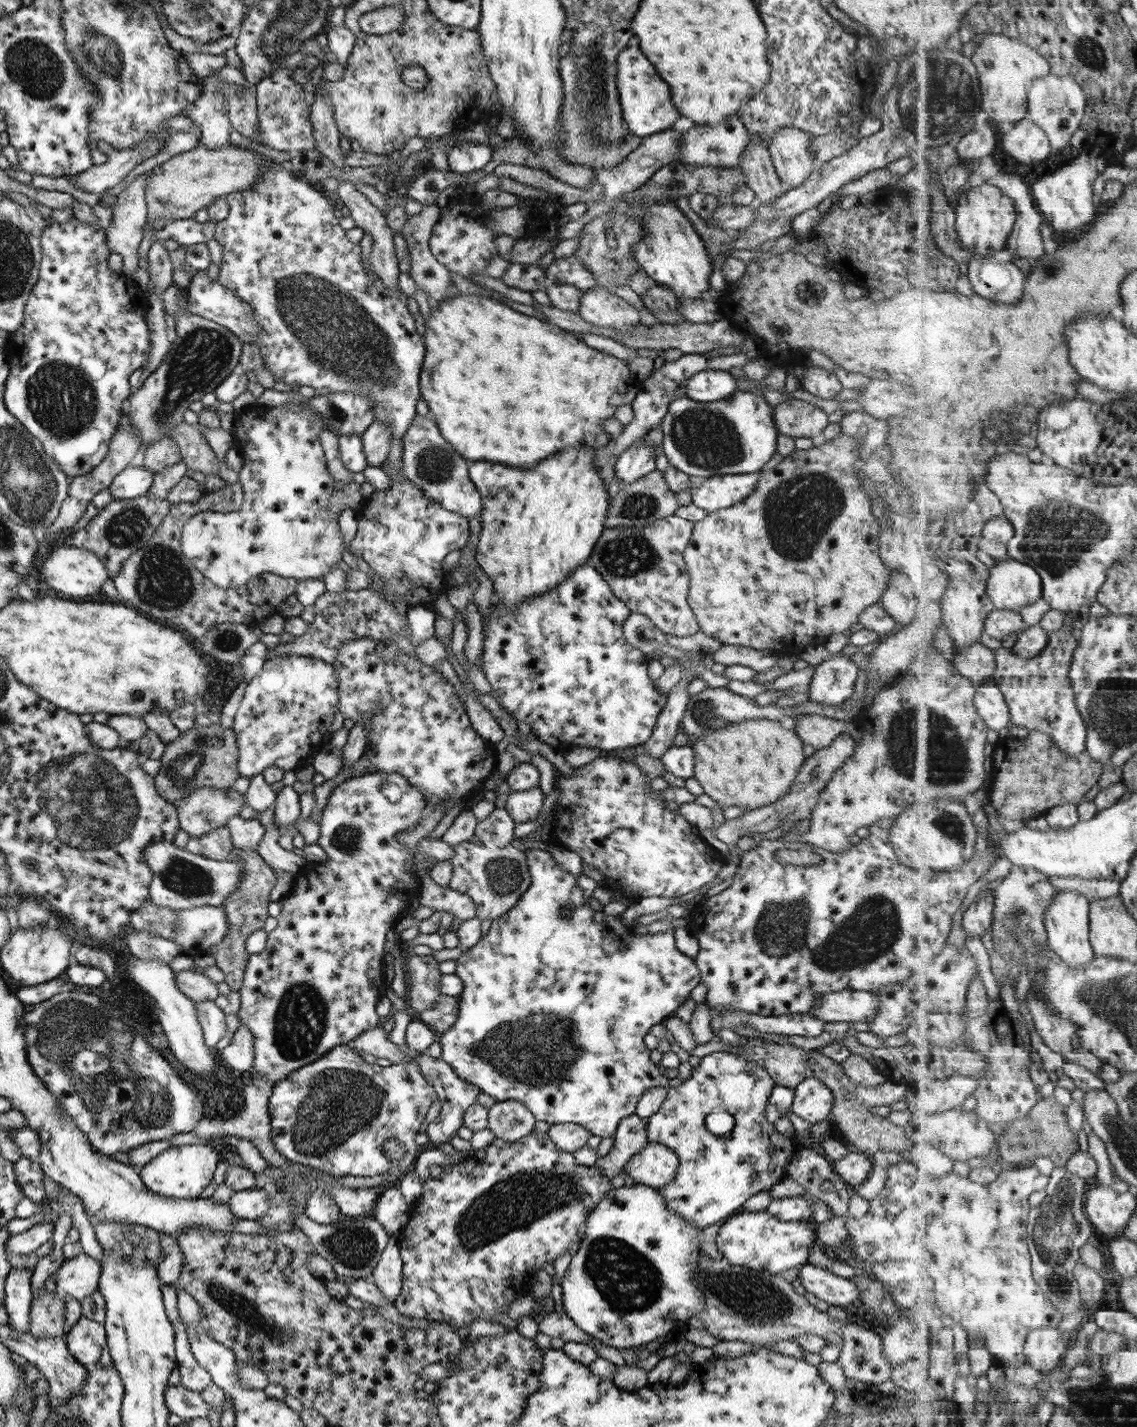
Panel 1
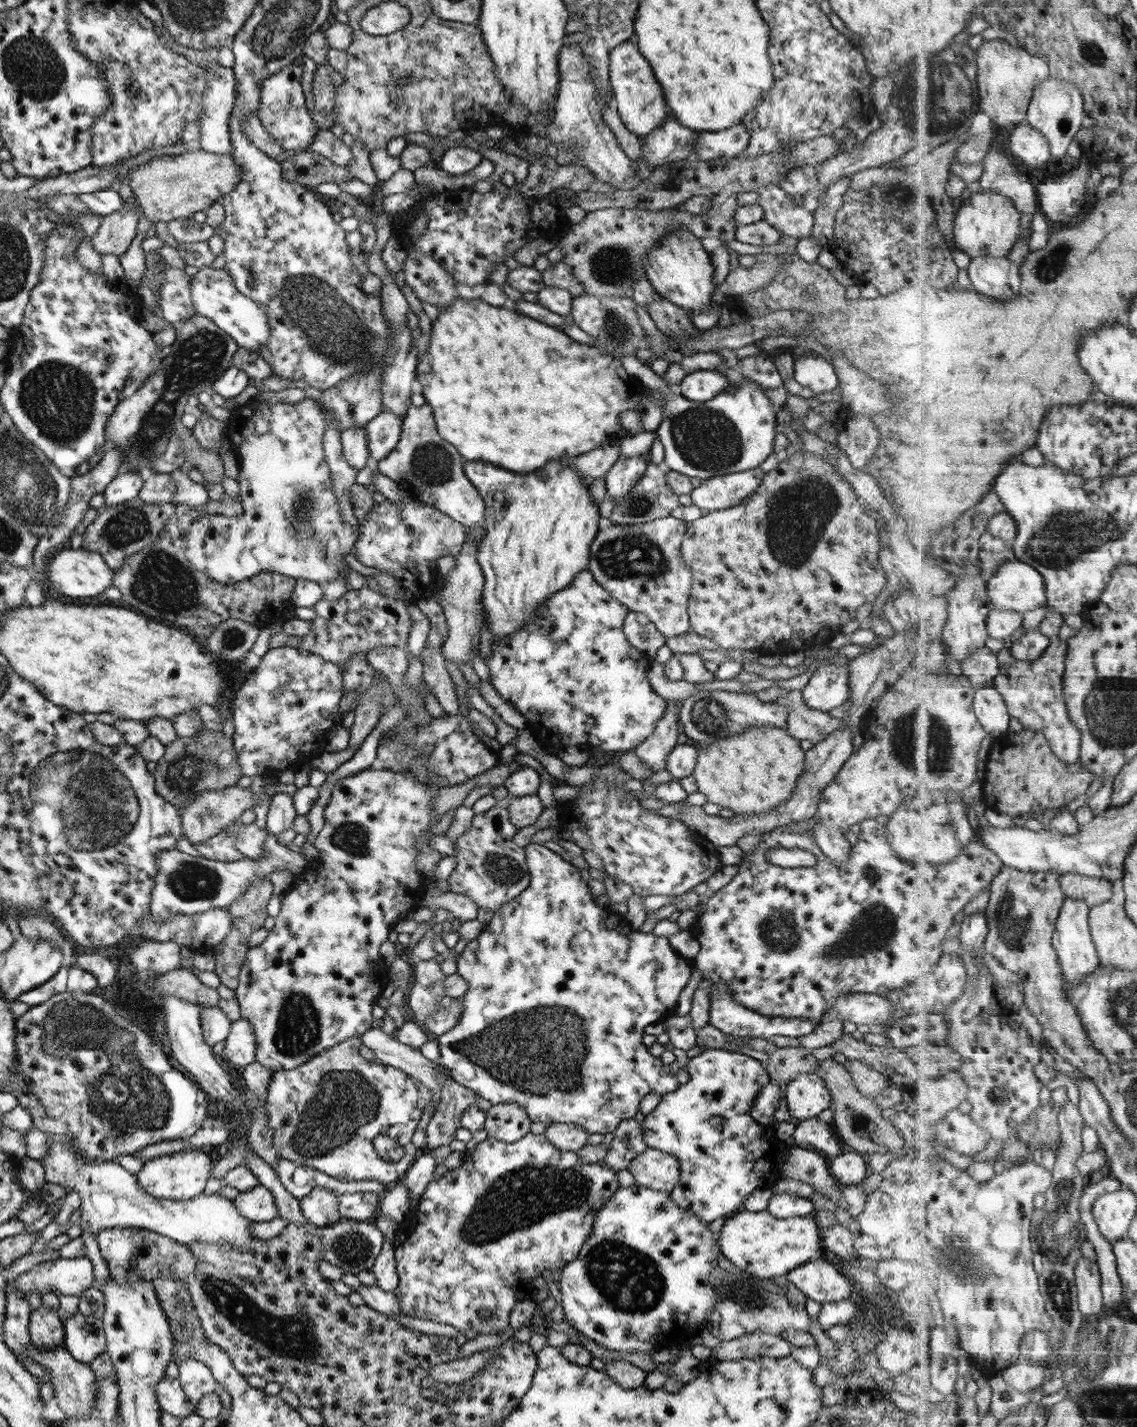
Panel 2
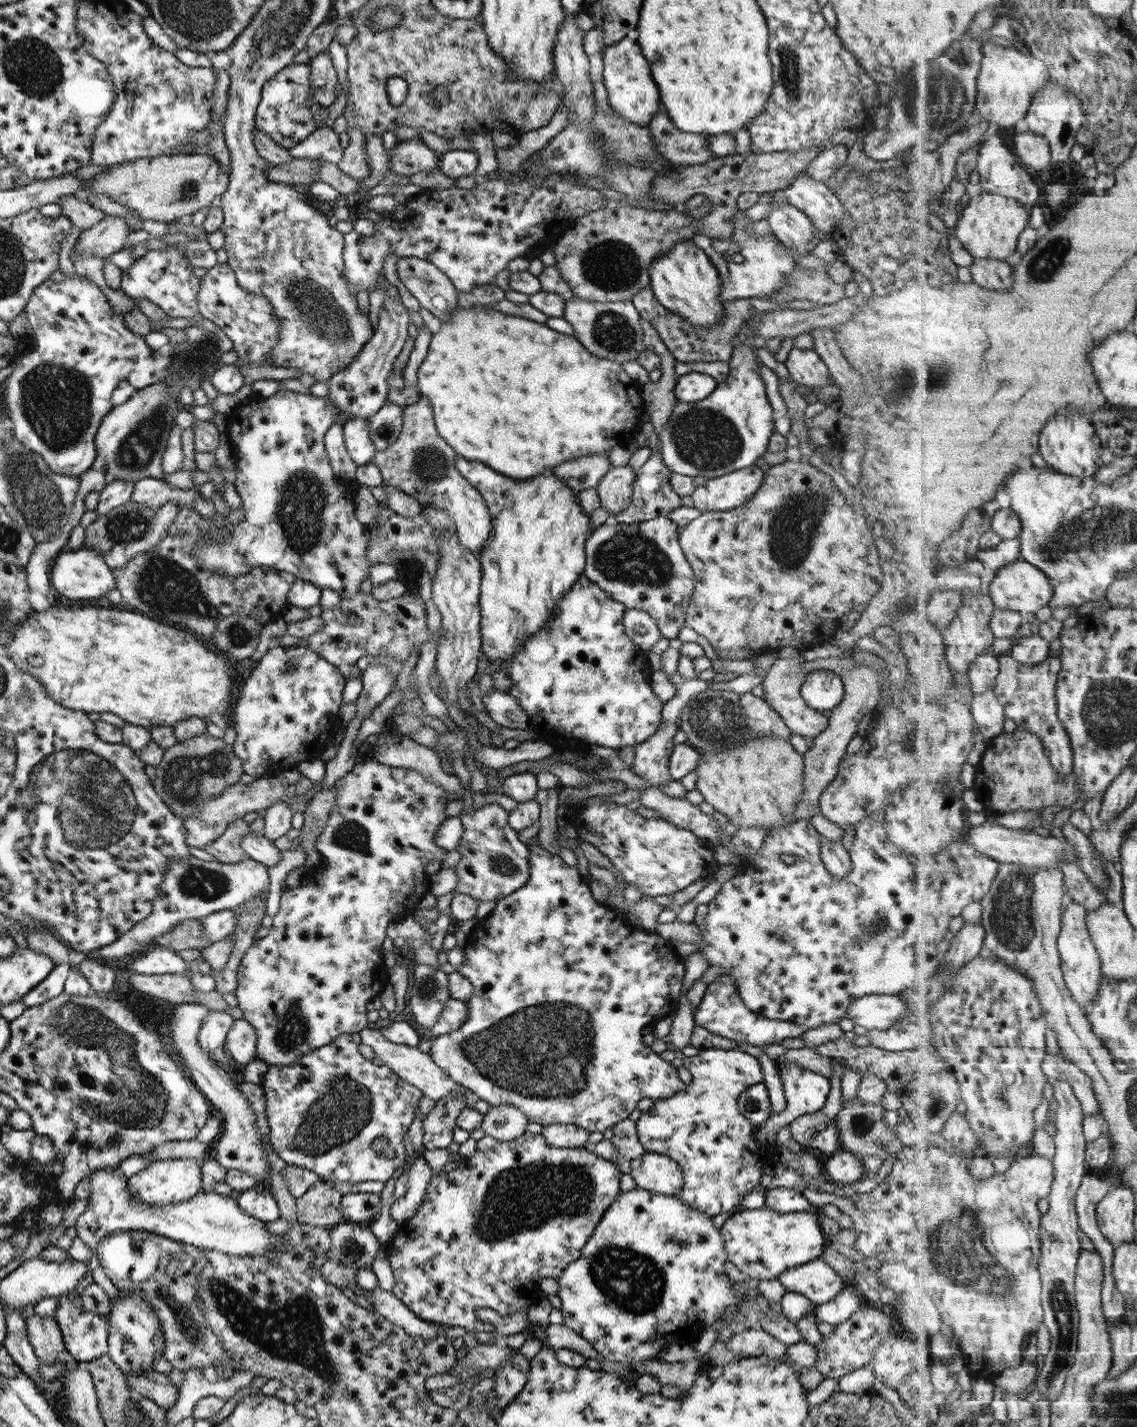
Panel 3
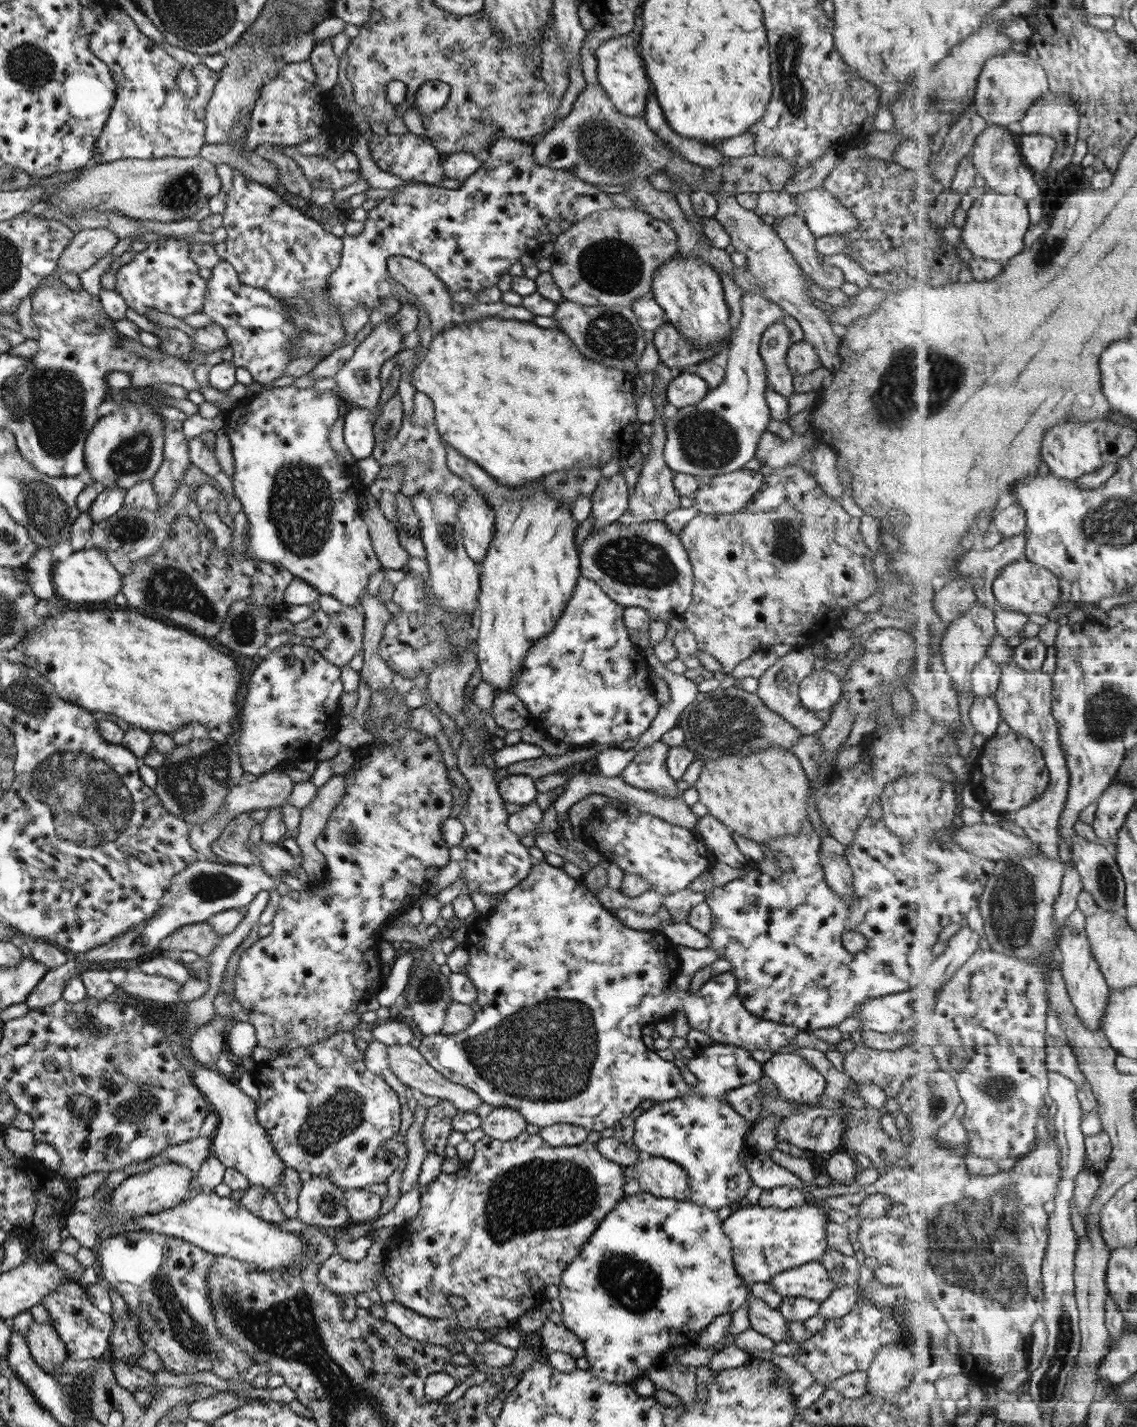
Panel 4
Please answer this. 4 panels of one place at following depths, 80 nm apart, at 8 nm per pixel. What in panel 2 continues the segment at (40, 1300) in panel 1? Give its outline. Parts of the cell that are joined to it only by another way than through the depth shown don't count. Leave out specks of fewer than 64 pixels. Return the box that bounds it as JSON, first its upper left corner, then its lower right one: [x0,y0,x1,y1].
[28,1306,64,1350]

